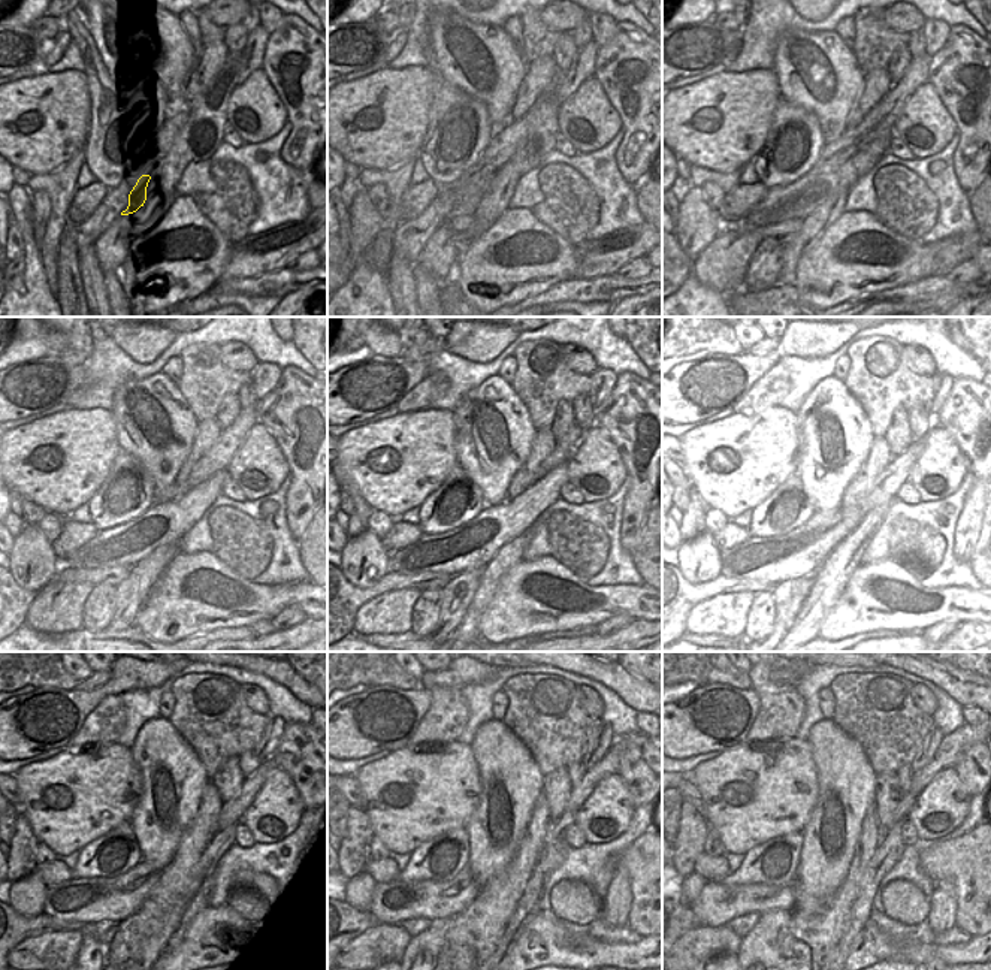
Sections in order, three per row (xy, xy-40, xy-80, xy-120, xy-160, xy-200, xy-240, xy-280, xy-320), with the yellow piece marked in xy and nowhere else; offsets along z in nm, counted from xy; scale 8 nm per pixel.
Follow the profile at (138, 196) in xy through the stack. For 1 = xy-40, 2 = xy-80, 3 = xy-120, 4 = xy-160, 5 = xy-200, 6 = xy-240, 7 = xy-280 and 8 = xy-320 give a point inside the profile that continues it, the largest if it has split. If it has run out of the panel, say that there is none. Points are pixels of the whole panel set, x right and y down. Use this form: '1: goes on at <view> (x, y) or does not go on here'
1: goes on at xy-40 (464, 199)
2: goes on at xy-80 (798, 201)
3: goes on at xy-120 (123, 546)
4: goes on at xy-160 (474, 544)
5: goes on at xy-200 (775, 559)
6: goes on at xy-240 (99, 900)
7: goes on at xy-280 (401, 900)
8: goes on at xy-320 (718, 903)

